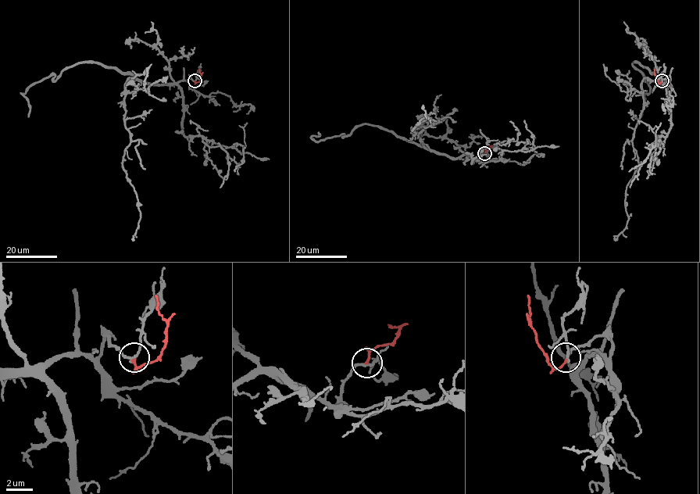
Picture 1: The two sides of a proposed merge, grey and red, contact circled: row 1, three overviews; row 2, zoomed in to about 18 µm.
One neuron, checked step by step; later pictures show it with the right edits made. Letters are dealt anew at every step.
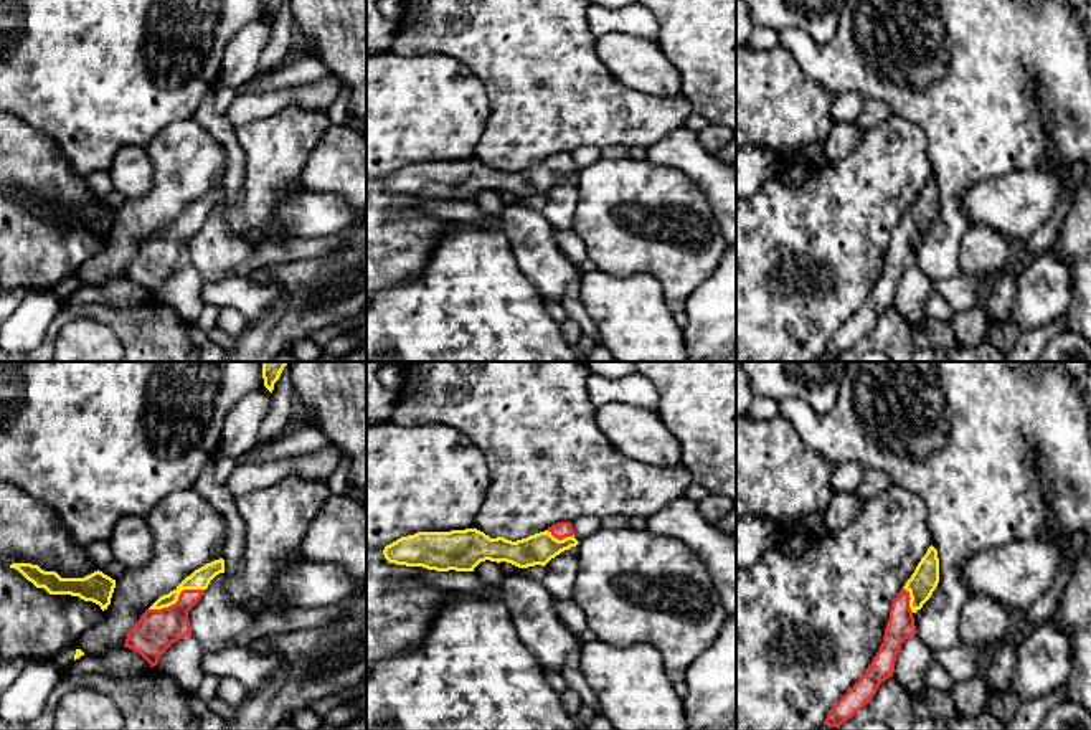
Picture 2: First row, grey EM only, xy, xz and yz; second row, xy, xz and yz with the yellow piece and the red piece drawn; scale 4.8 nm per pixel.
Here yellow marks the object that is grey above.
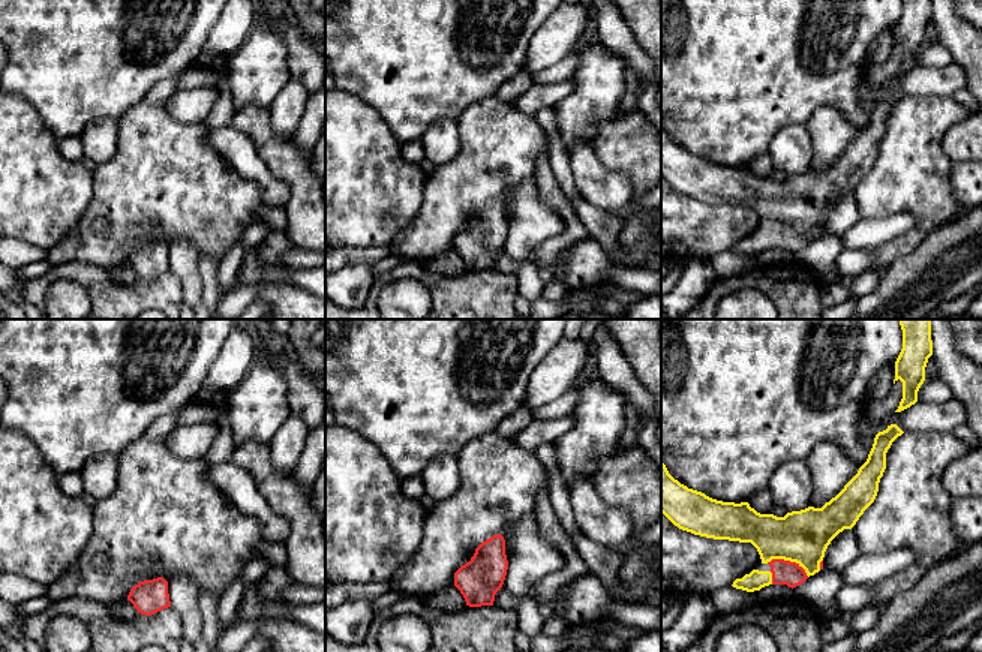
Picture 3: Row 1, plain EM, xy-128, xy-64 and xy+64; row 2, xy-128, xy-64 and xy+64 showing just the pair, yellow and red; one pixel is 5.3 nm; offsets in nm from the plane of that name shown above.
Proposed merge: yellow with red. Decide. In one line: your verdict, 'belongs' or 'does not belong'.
belongs

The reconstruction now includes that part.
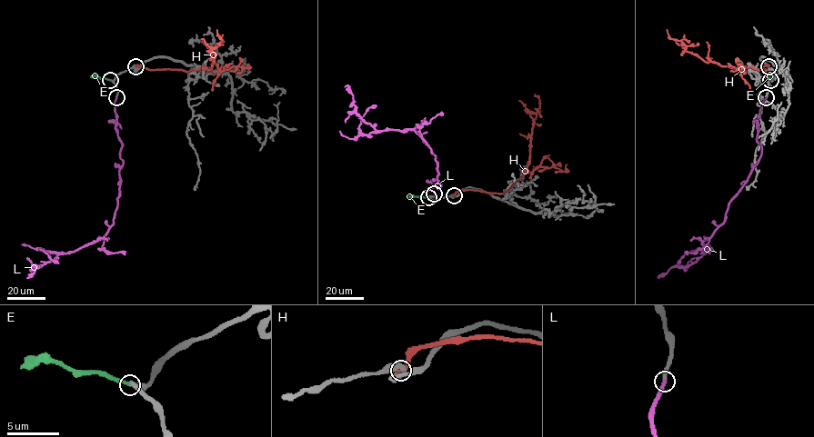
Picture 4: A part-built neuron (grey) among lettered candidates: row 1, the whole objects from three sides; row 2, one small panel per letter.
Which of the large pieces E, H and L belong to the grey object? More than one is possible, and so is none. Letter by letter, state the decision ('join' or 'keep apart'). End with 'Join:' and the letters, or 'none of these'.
E: keep apart
H: keep apart
L: join
Join: L

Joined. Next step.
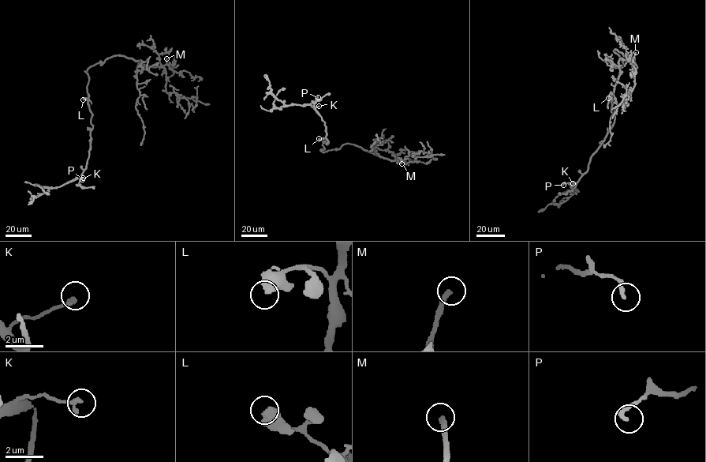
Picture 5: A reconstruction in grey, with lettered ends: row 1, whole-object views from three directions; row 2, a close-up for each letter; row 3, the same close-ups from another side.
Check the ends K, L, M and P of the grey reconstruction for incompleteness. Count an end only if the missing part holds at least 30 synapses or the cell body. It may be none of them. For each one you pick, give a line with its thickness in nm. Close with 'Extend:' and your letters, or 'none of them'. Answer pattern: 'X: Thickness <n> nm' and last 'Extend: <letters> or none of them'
M: Thickness 240 nm
Extend: M

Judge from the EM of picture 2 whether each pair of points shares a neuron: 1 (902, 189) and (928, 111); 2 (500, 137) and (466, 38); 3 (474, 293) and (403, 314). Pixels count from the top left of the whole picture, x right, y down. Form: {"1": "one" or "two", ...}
{"1": "two", "2": "one", "3": "one"}

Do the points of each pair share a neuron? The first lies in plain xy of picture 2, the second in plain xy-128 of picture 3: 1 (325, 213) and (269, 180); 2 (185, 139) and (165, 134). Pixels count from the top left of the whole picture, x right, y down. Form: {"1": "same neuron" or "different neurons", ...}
{"1": "same neuron", "2": "same neuron"}

